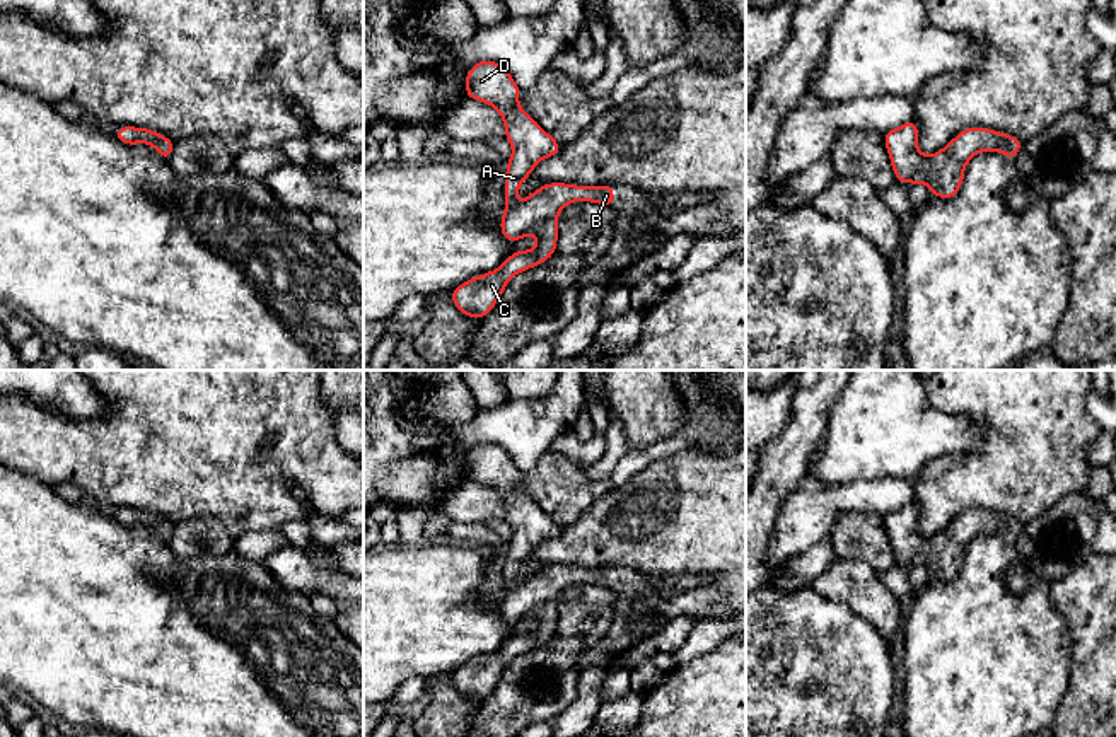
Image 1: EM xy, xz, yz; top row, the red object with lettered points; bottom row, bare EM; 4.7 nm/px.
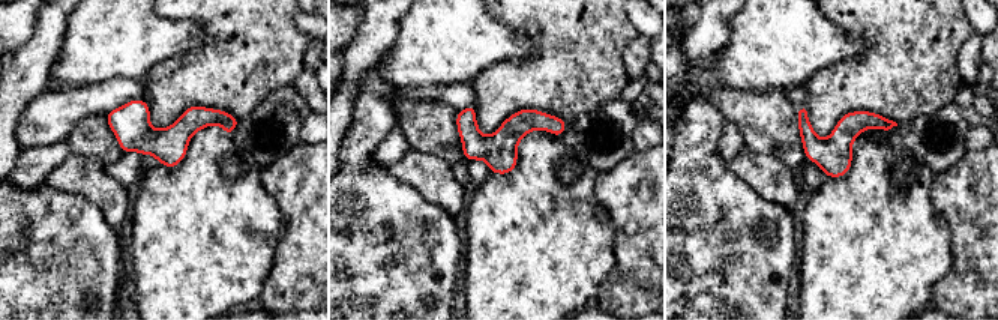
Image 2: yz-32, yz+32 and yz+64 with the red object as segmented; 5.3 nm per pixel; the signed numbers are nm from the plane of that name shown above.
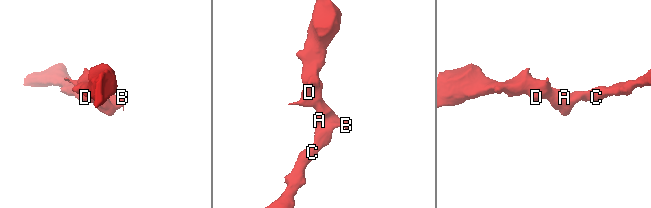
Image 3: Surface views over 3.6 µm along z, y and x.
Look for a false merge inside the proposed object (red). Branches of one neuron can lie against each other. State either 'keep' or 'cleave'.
keep

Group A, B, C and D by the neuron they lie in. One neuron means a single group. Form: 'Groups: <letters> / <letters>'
Groups: A B C D

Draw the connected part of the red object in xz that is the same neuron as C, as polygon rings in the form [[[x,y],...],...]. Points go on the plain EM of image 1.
[[[480,442],[466,454],[466,479],[491,488],[505,507],[503,519],[512,527],[505,553],[505,592],[500,614],[507,624],[534,618],[538,628],[512,635],[497,652],[476,657],[450,672],[454,689],[473,701],[488,698],[507,665],[519,655],[546,645],[558,626],[558,597],[573,583],[589,583],[614,590],[614,568],[578,568],[548,565],[526,582],[517,583],[520,566],[534,549],[556,536],[561,529],[519,486],[520,471],[510,454],[491,442]]]

